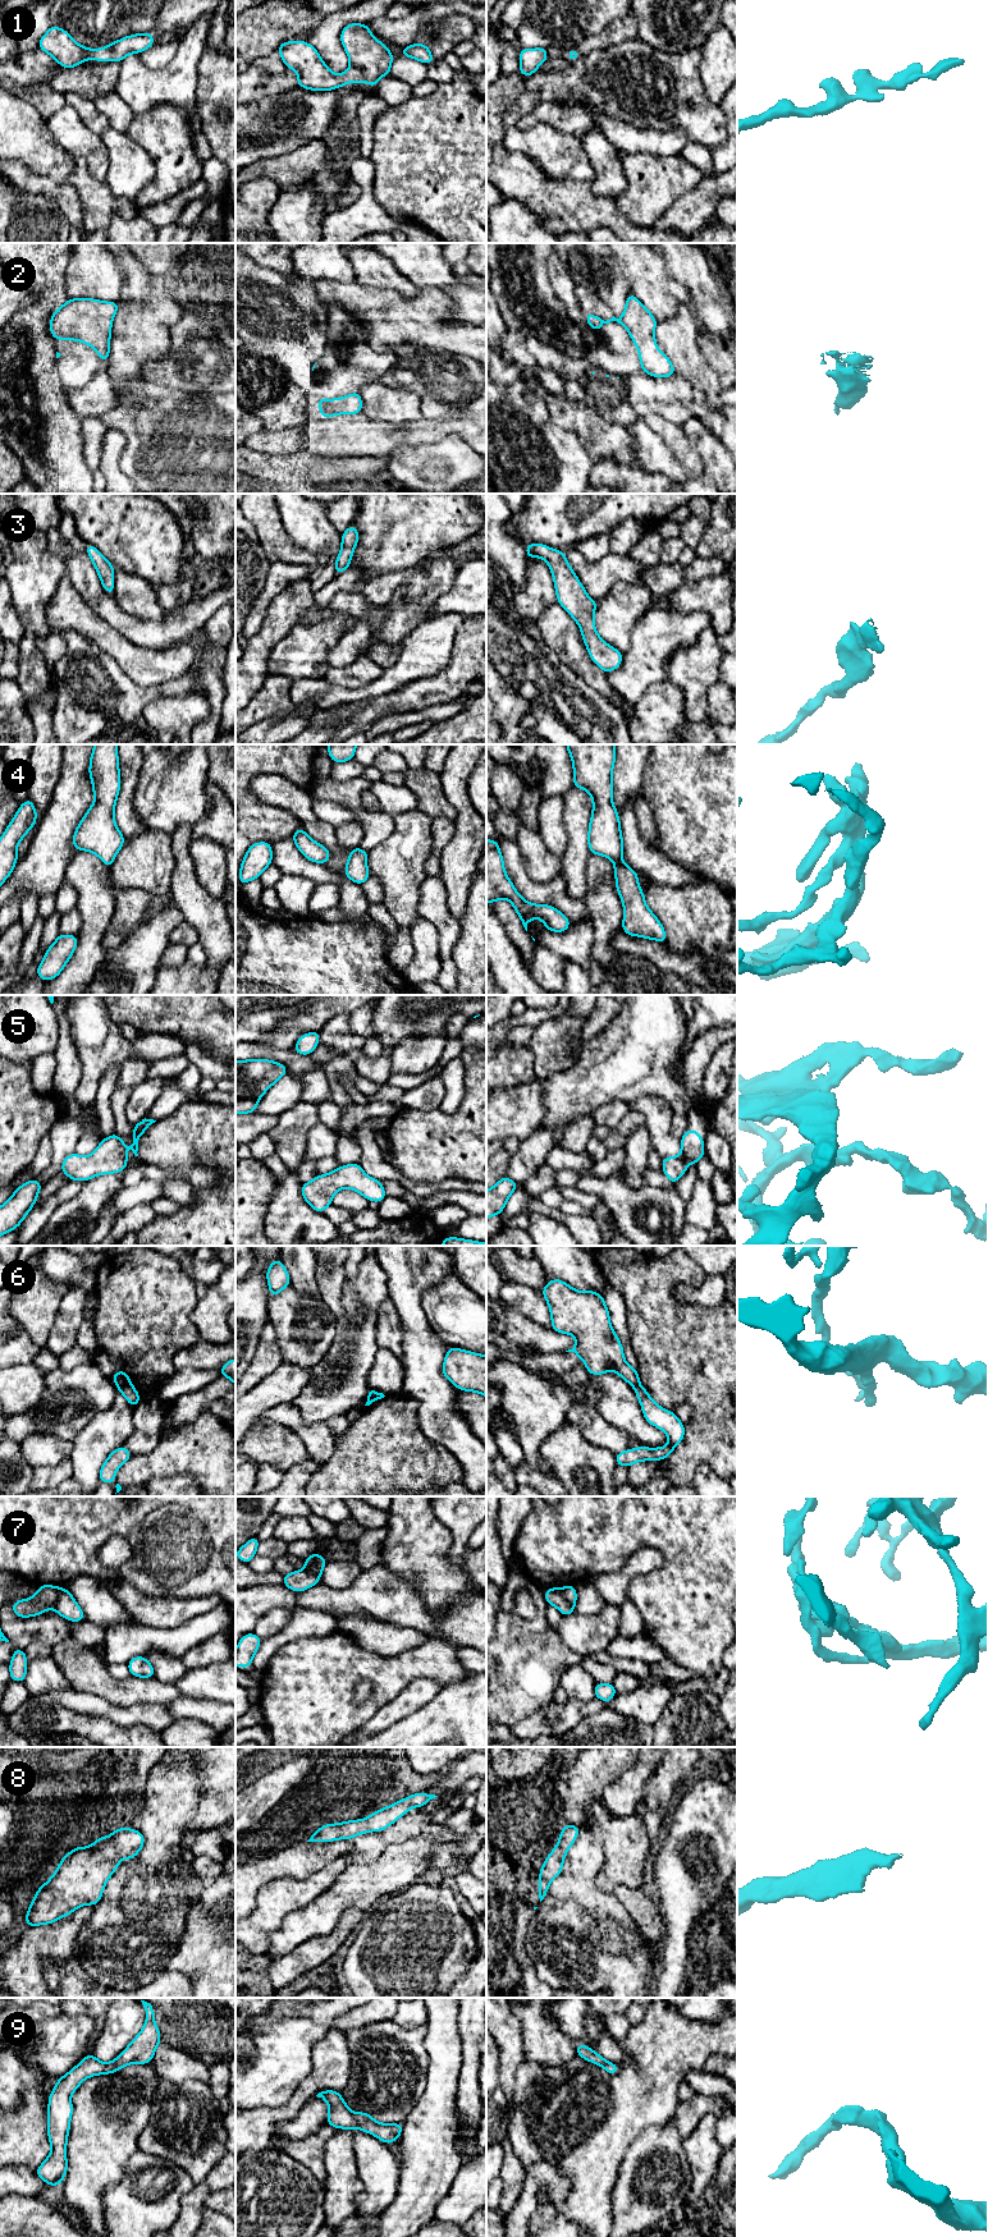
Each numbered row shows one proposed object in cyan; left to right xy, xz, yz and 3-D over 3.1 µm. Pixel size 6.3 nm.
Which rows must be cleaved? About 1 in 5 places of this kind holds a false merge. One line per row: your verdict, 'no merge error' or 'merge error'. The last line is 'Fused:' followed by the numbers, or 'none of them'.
1: no merge error
2: no merge error
3: no merge error
4: no merge error
5: no merge error
6: merge error
7: merge error
8: no merge error
9: no merge error
Fused: 6, 7

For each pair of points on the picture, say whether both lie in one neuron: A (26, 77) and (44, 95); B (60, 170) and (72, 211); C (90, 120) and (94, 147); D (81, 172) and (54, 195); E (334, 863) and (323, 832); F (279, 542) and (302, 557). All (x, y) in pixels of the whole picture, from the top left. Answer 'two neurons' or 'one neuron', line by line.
A: two neurons
B: two neurons
C: two neurons
D: two neurons
E: one neuron
F: one neuron

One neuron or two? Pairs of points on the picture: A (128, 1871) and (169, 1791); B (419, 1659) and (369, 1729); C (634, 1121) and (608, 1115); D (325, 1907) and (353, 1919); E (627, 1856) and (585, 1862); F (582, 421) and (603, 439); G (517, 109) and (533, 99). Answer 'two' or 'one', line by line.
A: one
B: two
C: two
D: two
E: two
F: one
G: one

